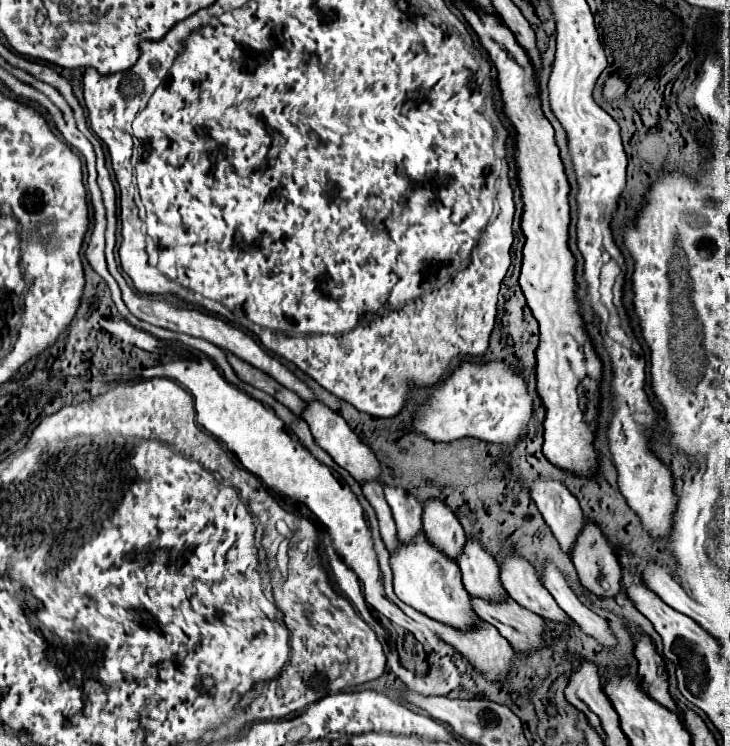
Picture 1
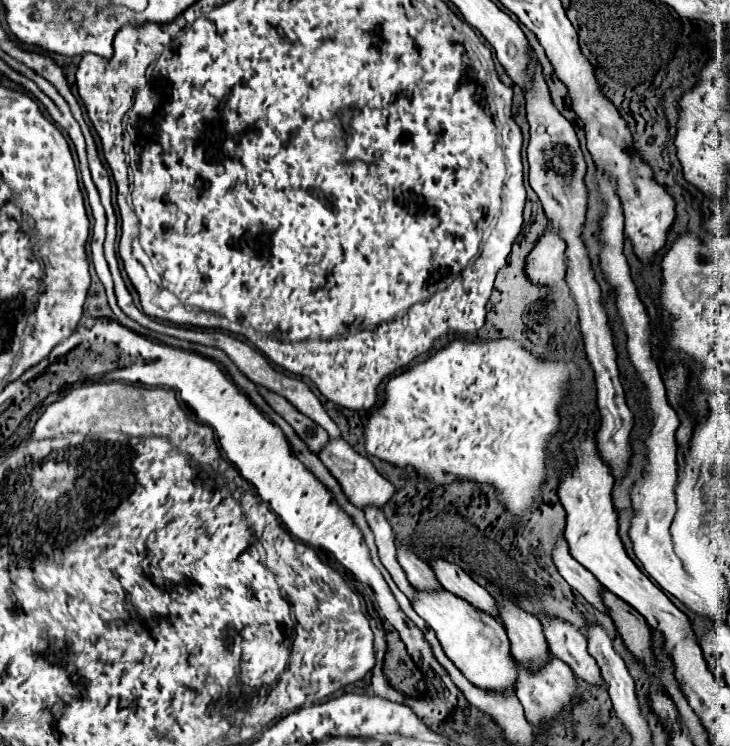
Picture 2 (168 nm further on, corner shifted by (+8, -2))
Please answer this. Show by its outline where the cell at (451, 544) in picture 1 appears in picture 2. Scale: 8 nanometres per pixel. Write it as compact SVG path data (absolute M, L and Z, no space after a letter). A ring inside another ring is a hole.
M436 559L430 565L436 571L436 577L446 591L476 605L476 609L480 609L480 611L492 615L496 621L500 621L496 599L484 587L480 587L464 569L460 569L454 563L448 563L444 559Z

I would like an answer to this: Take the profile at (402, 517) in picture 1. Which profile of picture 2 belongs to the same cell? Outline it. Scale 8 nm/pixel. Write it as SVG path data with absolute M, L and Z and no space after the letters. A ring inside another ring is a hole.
M406 545L398 547L398 561L404 567L406 575L410 577L410 583L414 583L414 587L418 587L420 591L444 589L442 583L436 579L434 571L430 569L430 565L424 563L422 559L418 559L418 555L410 547L406 547Z

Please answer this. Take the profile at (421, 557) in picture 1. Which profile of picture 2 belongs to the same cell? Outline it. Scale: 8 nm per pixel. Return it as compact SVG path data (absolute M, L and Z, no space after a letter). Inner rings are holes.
M418 591L416 593L416 601L412 601L416 613L436 631L436 637L444 649L444 653L448 655L448 659L452 663L456 663L456 667L462 671L462 675L466 675L466 679L480 687L480 689L488 689L488 691L500 691L500 689L506 689L506 691L514 691L516 689L516 663L512 659L512 653L510 653L510 643L508 643L508 635L504 631L504 627L500 627L500 623L496 619L492 619L490 615L482 613L482 611L476 611L474 605L466 603L464 599L448 593L448 591L432 591L432 593L426 593L426 591Z

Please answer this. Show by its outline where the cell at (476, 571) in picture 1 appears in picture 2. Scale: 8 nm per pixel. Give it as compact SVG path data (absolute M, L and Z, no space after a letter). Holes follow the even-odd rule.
M500 603L500 615L512 643L514 659L520 659L520 663L544 663L548 659L548 643L542 623L514 603Z

